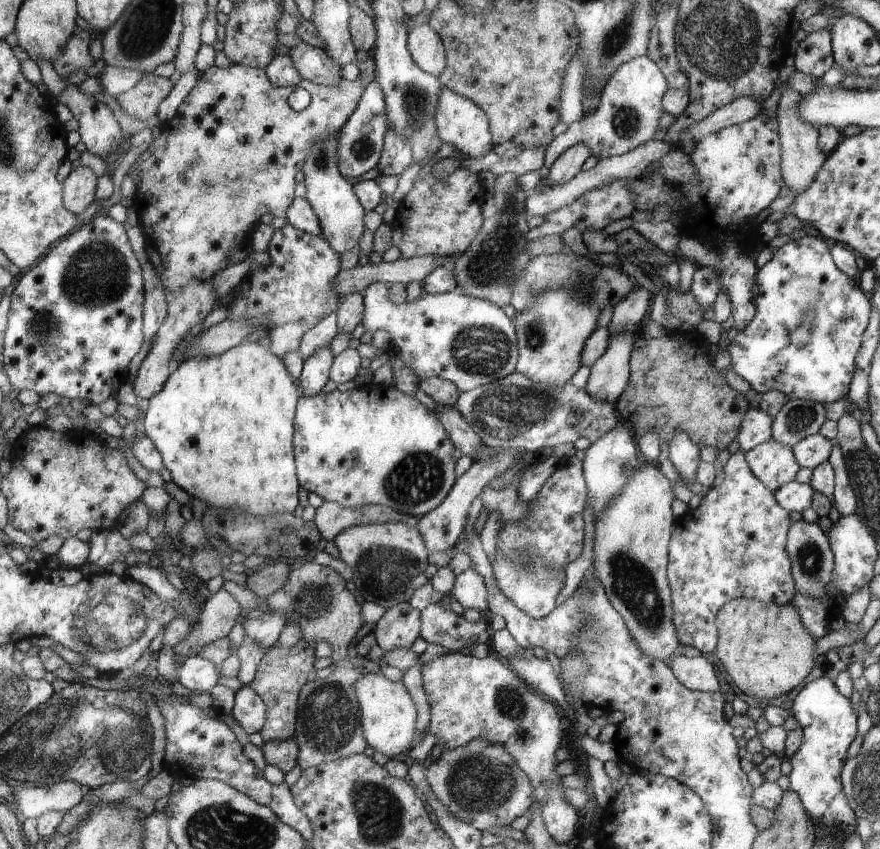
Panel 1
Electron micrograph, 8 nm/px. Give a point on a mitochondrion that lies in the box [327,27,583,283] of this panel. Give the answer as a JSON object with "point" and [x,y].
{"point":[416,102]}

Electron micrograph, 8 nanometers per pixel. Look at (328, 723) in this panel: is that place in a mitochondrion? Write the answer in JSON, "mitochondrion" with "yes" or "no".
{"mitochondrion":"yes"}

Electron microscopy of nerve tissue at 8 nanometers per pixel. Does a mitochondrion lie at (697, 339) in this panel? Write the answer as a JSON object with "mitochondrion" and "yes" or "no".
{"mitochondrion":"no"}

